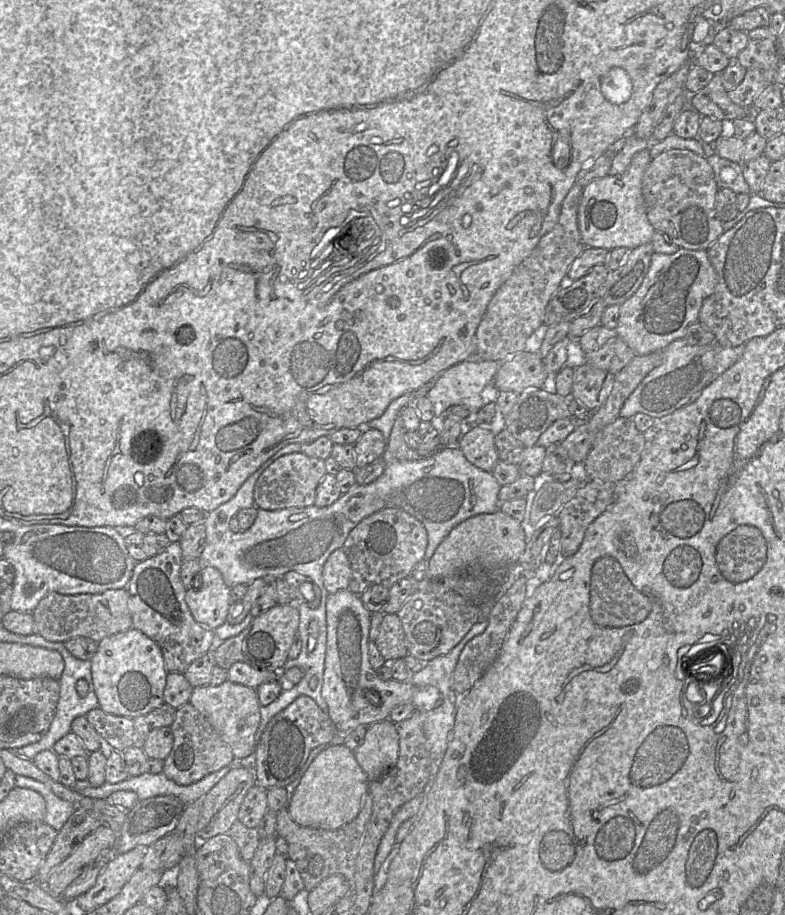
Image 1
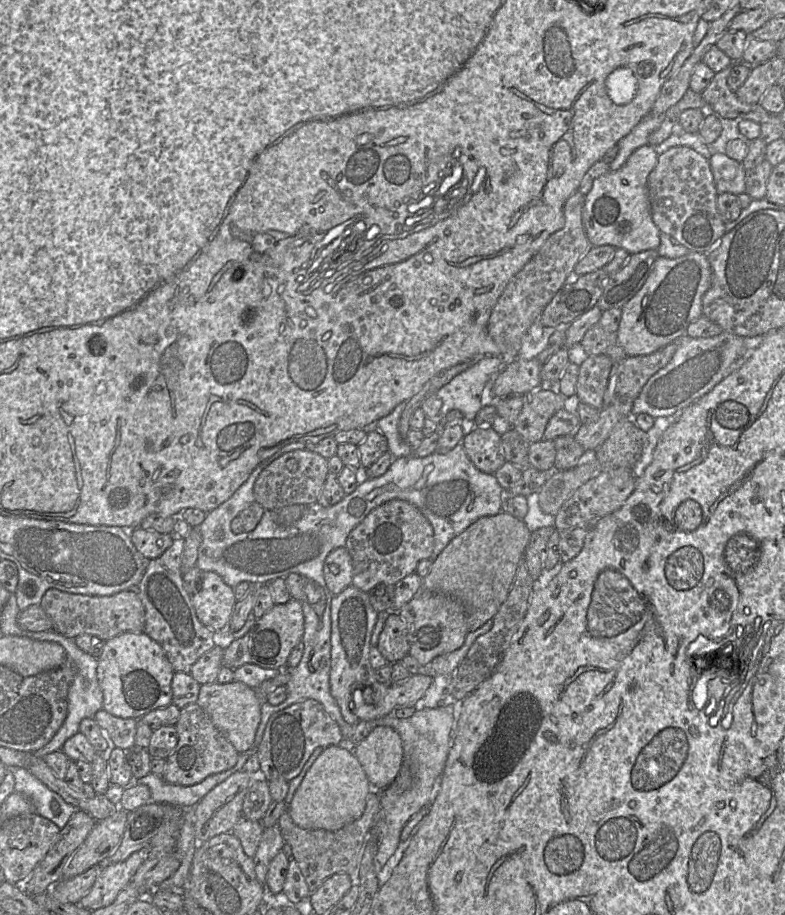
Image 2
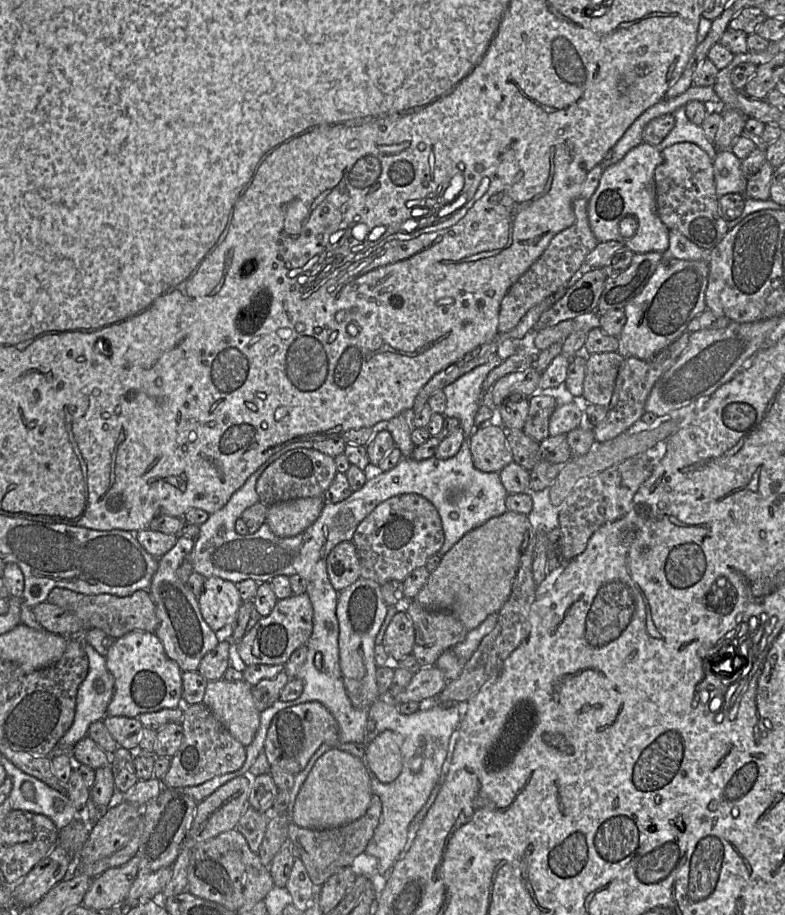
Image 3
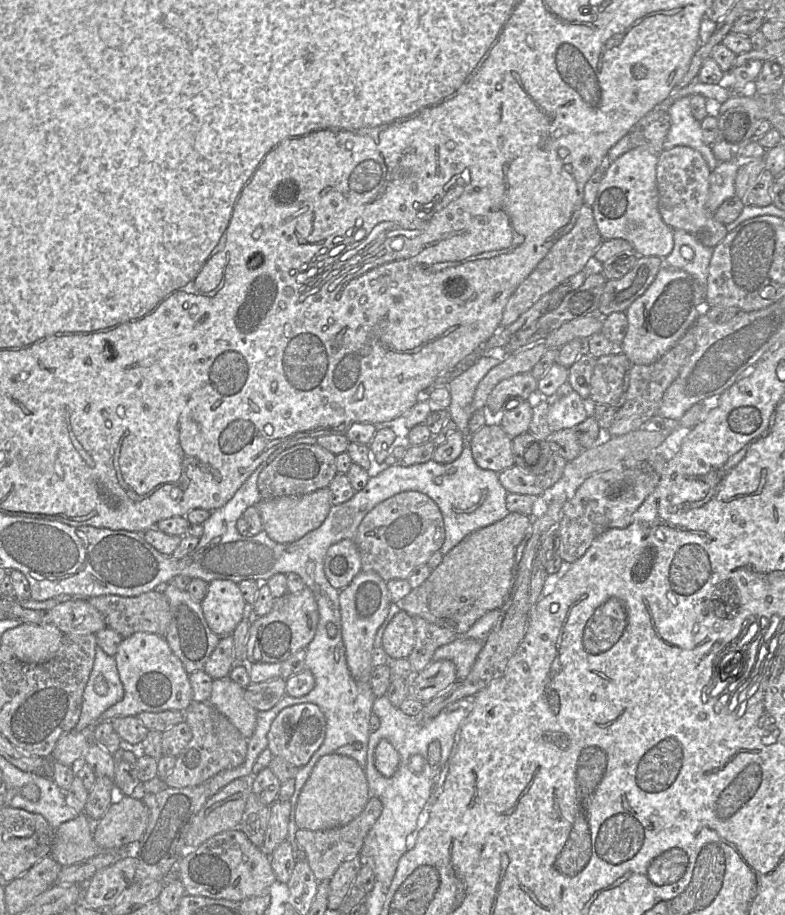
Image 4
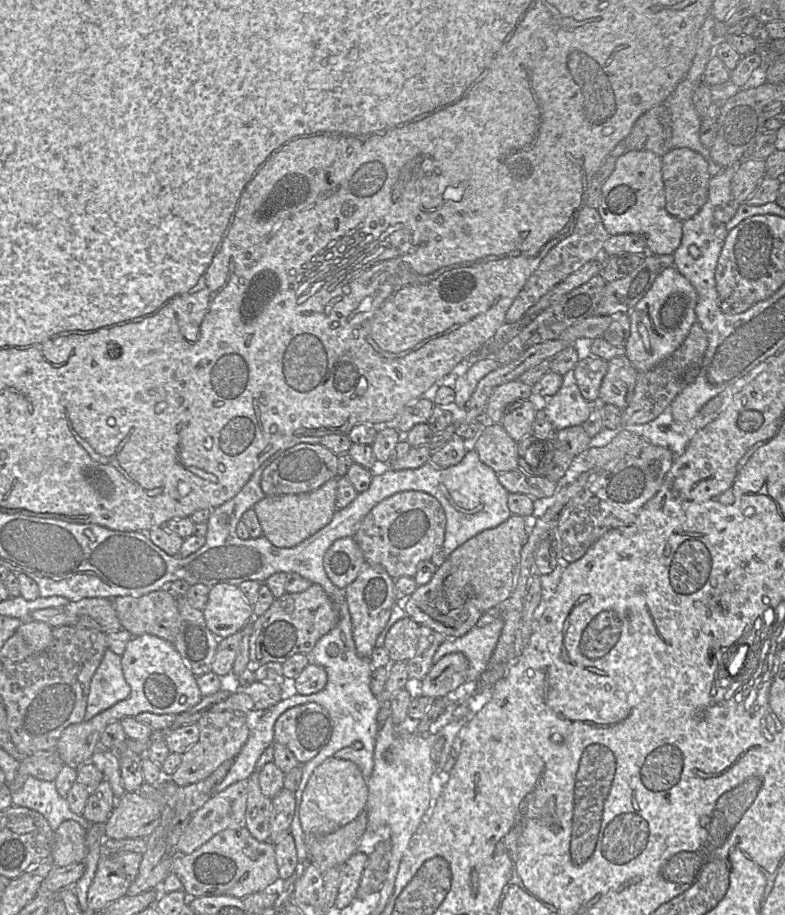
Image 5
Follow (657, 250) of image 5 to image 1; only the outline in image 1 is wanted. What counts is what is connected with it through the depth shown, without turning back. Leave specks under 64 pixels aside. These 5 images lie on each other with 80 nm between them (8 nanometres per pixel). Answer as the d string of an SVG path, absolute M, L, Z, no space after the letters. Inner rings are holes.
M643 149L634 155L624 173L608 174L584 187L578 210L578 227L586 247L633 249L652 241L655 228L648 219L642 193L643 176L651 160L649 149Z

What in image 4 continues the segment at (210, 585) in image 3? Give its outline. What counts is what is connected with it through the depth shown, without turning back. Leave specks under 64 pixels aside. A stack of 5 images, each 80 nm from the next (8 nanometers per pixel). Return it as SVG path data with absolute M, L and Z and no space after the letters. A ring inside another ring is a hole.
M230 580L211 581L201 608L209 628L220 637L232 635L249 613L238 584Z

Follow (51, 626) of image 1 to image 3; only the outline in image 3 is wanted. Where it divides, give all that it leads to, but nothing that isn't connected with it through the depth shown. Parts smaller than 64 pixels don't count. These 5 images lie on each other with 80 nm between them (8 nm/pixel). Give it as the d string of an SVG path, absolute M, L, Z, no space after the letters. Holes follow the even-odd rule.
M54 588L46 602L77 616L83 623L84 632L100 629L114 639L132 631L155 633L159 624L156 606L148 590L138 590L129 596L118 597L112 594L85 595L65 588Z

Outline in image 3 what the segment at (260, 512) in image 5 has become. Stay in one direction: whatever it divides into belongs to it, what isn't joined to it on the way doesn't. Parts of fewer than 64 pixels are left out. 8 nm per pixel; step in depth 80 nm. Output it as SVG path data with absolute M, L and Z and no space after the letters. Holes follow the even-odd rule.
M321 496L279 502L268 507L266 523L276 536L293 537L318 519L324 505Z

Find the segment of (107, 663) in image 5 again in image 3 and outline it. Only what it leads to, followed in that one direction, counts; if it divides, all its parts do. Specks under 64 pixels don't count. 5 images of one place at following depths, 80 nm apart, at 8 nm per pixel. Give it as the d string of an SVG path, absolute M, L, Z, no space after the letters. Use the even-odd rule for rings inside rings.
M83 641L82 646L88 656L89 670L77 691L74 721L59 740L57 752L71 750L74 744L88 736L90 724L106 716L114 693L114 678L106 667L105 657Z

